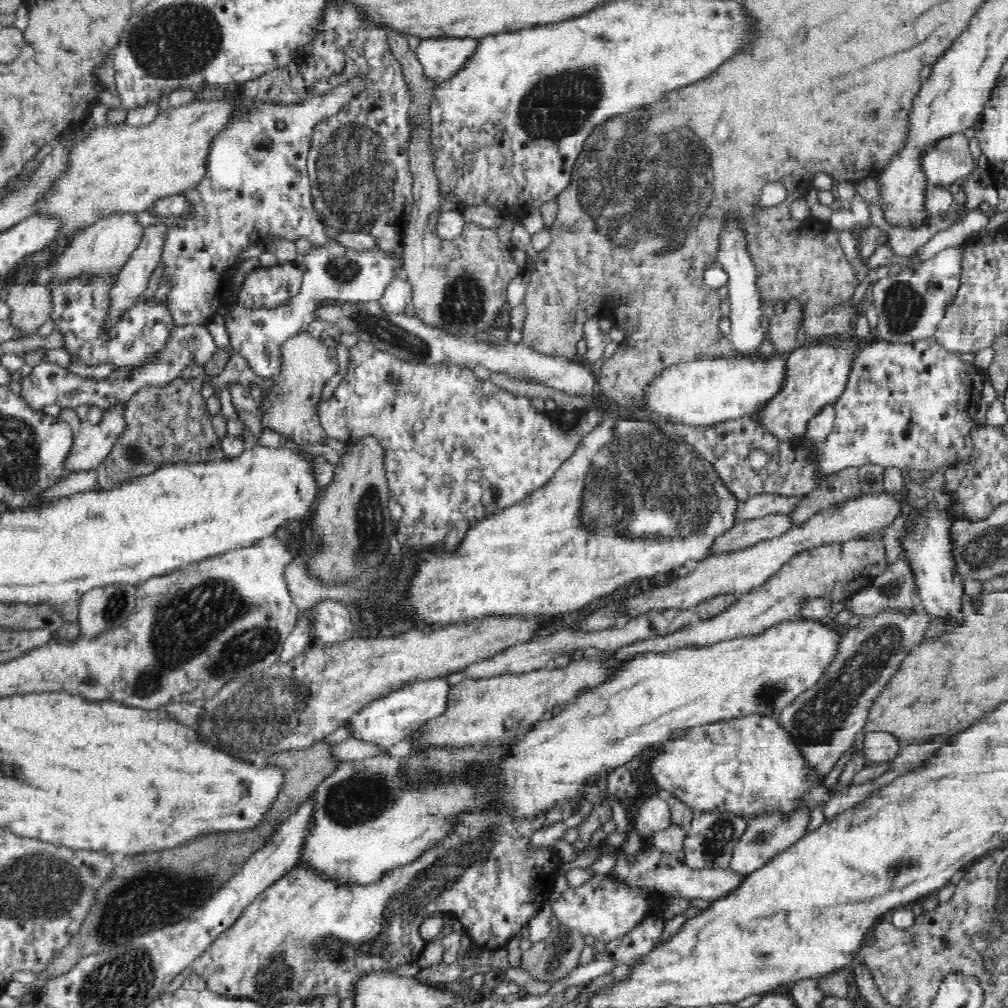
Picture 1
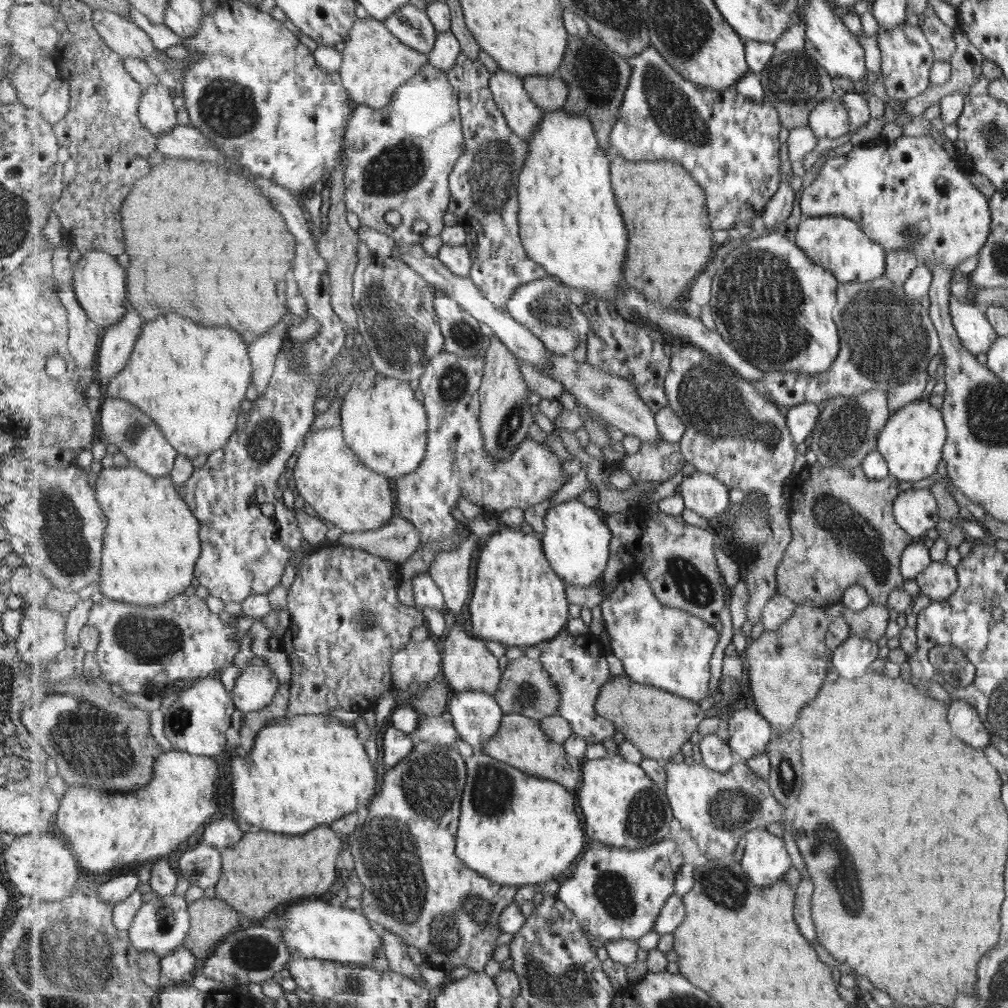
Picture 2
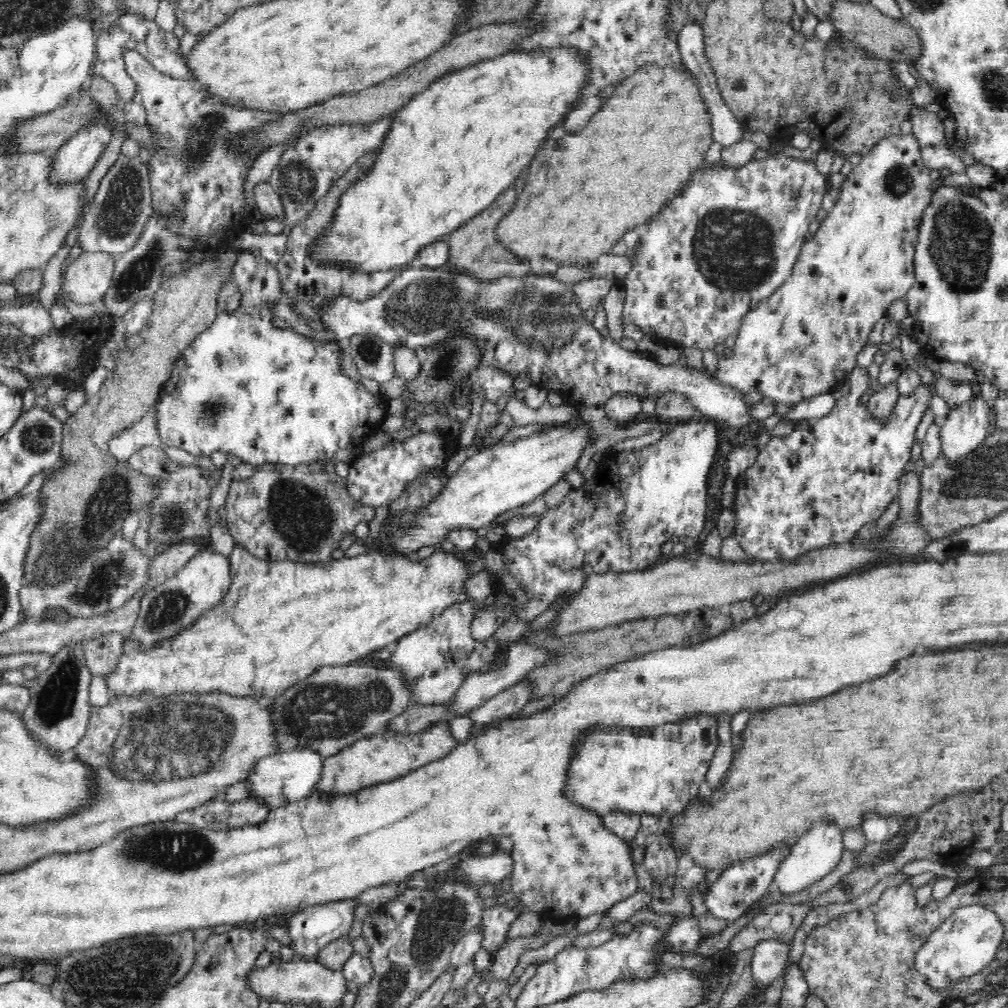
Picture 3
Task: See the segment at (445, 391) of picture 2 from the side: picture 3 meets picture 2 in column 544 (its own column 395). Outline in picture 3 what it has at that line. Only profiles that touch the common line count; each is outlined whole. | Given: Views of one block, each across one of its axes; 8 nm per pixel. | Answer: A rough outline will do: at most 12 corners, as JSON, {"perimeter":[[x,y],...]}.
{"perimeter":[[422,432],[350,462],[350,497],[373,509],[445,475],[458,434]]}

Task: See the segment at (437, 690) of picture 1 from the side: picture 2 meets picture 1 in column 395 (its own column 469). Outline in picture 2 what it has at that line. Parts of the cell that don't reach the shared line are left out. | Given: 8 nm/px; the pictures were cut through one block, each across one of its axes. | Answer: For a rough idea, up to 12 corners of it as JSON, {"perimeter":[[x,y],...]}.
{"perimeter":[[452,693],[460,739],[483,752],[505,716],[495,695]]}

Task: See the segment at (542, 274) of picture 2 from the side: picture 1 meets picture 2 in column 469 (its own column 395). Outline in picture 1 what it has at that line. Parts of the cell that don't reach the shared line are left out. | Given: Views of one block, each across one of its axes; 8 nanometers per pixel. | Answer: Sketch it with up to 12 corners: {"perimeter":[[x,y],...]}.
{"perimeter":[[328,6],[289,64],[240,86],[297,105],[354,74],[307,160],[326,226],[400,250],[414,98],[384,27]]}

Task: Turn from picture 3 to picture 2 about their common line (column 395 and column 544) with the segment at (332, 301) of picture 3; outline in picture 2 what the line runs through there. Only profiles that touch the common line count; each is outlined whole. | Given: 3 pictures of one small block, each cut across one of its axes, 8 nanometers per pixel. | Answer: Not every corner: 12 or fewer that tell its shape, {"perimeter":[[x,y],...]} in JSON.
{"perimeter":[[559,278],[522,285],[510,316],[559,355],[586,343],[589,318]]}

